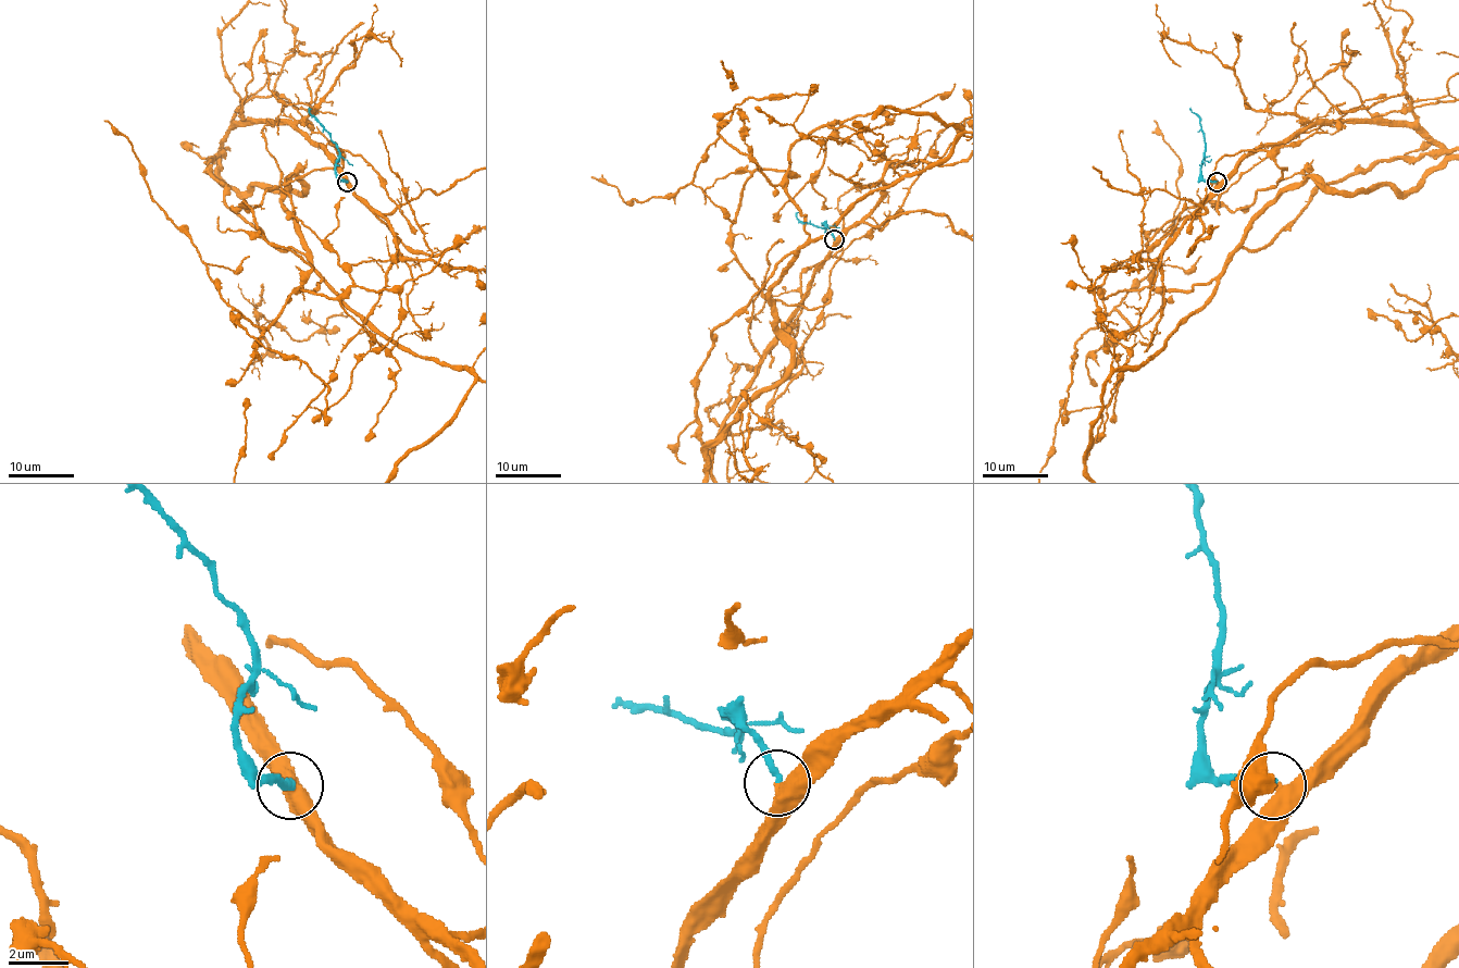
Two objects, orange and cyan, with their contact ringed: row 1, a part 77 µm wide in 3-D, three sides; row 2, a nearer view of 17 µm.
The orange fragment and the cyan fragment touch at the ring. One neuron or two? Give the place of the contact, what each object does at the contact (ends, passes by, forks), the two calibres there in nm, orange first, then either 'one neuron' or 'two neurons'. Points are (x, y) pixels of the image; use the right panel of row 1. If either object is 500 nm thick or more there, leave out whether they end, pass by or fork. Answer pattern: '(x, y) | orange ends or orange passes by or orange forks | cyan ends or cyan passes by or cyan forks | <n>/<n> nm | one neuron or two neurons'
(1217, 182) | orange passes by | cyan ends | 400/240 nm | one neuron

